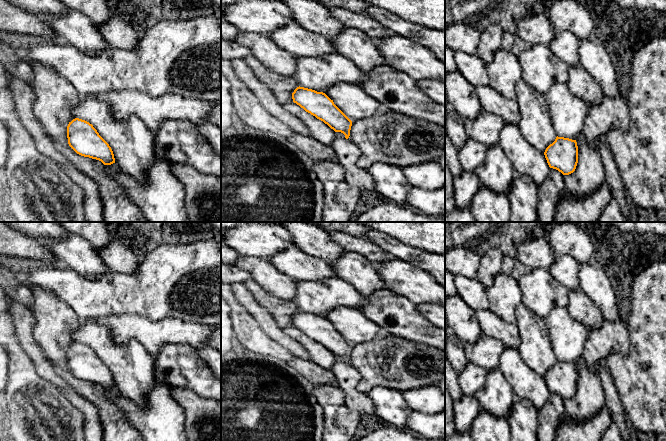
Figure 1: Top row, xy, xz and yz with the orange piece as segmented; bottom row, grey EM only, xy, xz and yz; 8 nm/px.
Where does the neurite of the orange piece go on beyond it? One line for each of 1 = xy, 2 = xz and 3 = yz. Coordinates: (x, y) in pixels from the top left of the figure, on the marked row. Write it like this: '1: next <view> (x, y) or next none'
1: next none
2: next none
3: next none

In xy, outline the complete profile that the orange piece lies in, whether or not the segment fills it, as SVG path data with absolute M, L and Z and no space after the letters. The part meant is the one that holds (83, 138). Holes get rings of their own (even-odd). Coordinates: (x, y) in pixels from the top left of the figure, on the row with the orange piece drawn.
M75 118L67 126L69 146L79 155L101 161L104 165L115 163L109 144L89 122Z

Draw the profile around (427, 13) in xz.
M370 0L370 4L410 23L445 32L445 0Z

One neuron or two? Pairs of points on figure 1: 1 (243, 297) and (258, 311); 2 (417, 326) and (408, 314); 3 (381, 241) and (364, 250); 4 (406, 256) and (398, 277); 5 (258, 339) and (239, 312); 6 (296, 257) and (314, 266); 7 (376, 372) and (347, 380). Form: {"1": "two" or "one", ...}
{"1": "one", "2": "one", "3": "two", "4": "two", "5": "one", "6": "one", "7": "two"}

